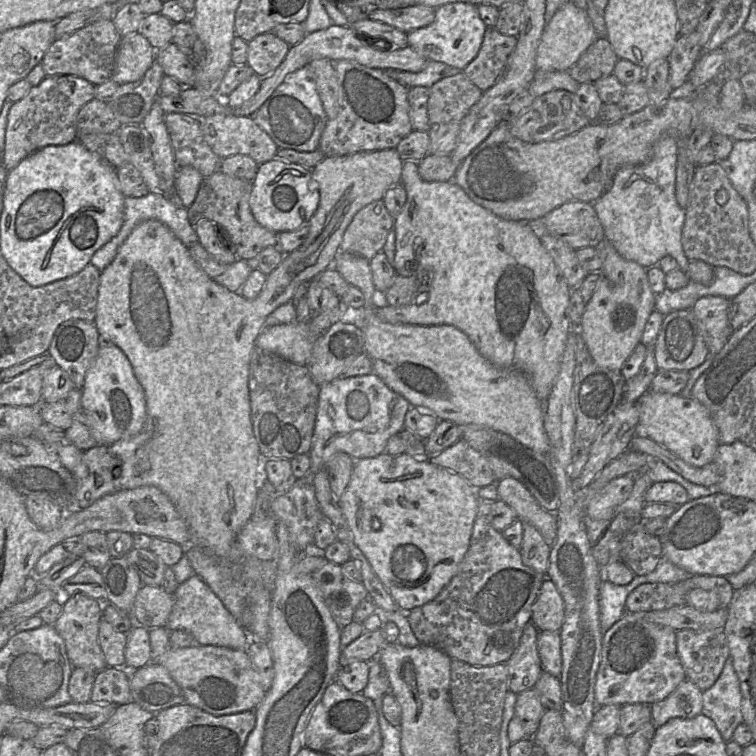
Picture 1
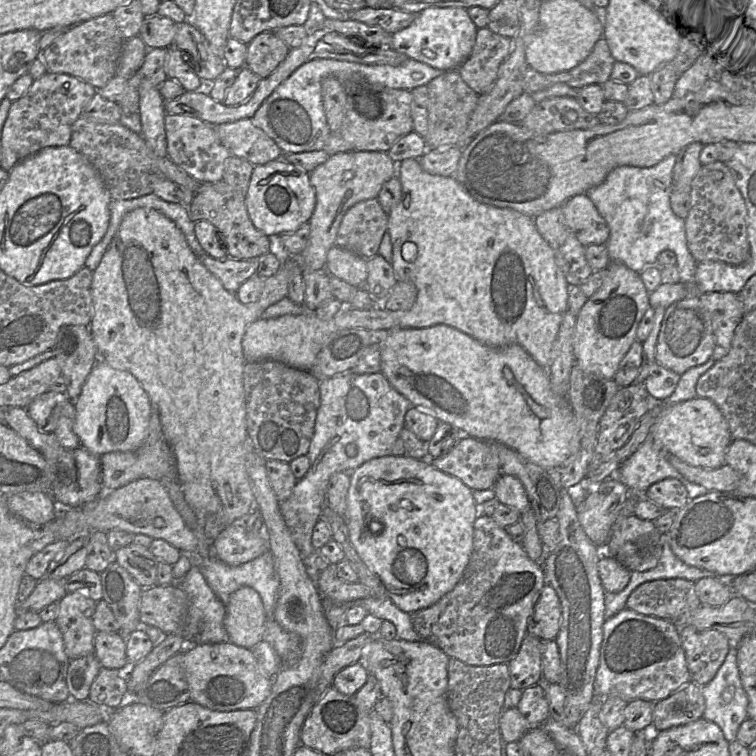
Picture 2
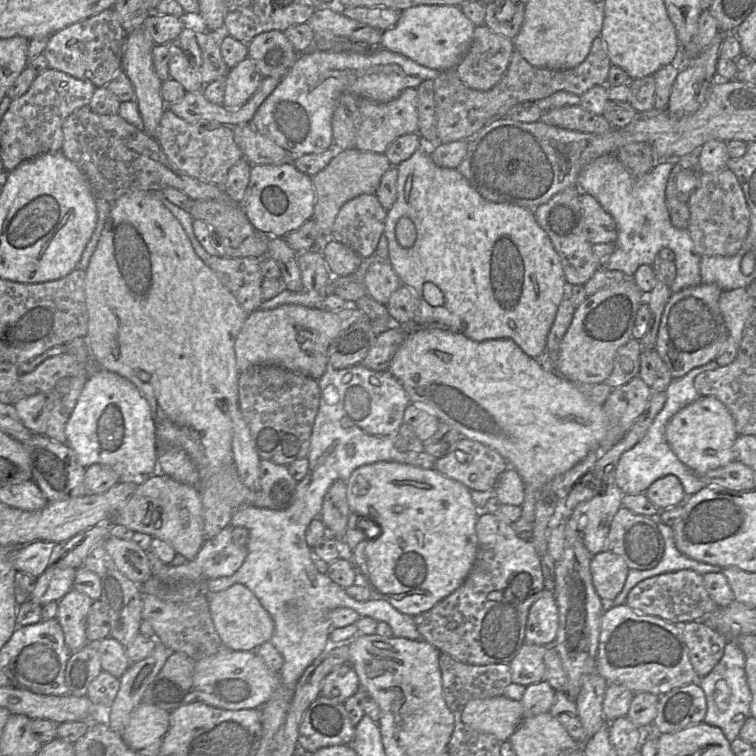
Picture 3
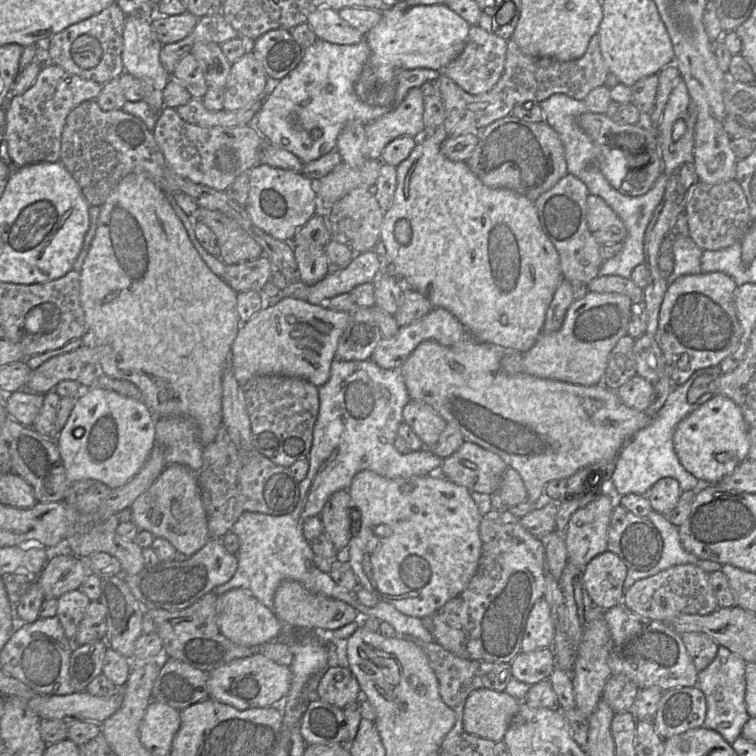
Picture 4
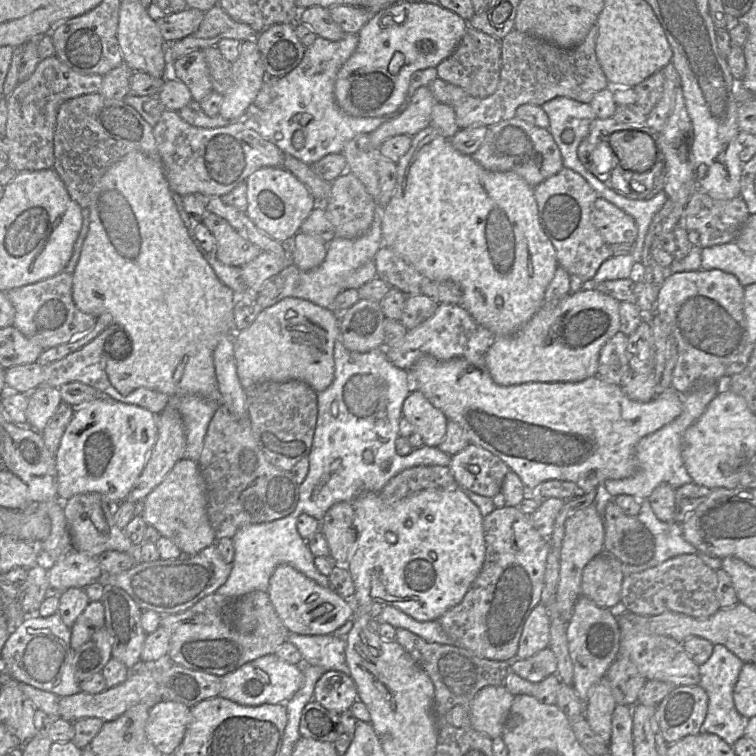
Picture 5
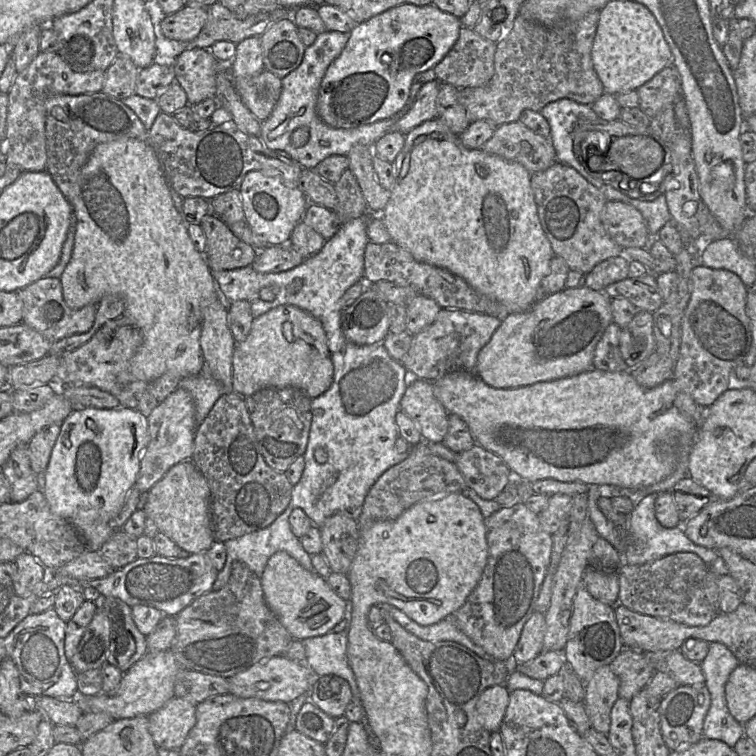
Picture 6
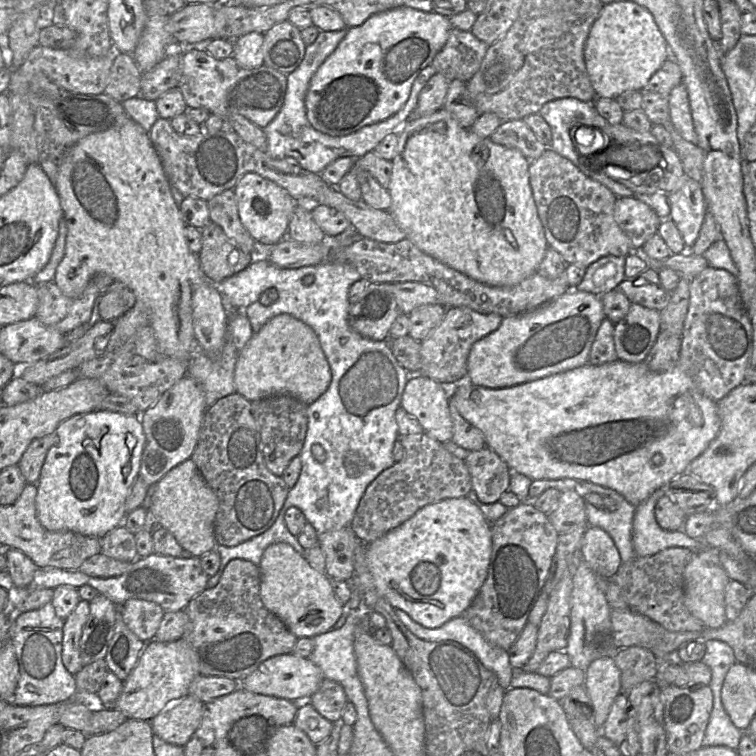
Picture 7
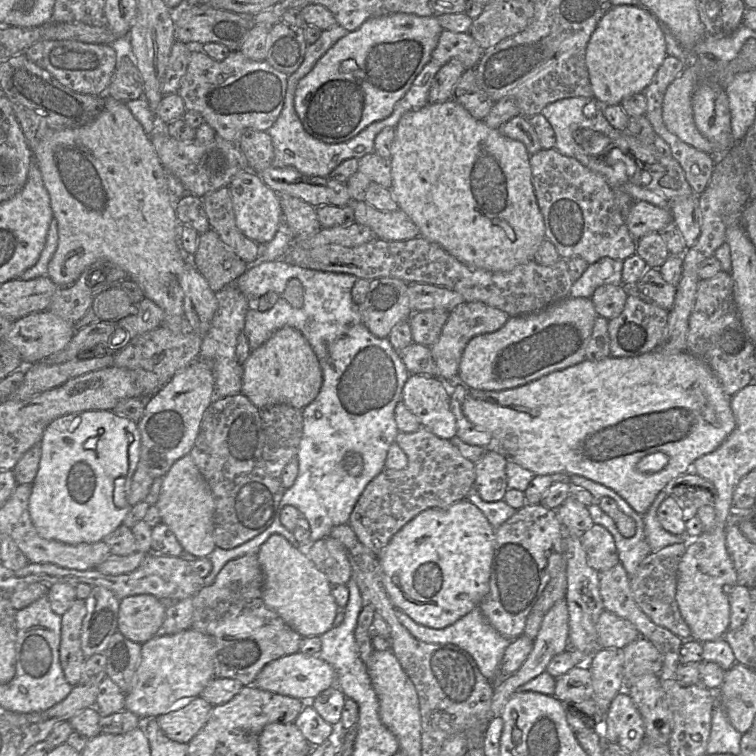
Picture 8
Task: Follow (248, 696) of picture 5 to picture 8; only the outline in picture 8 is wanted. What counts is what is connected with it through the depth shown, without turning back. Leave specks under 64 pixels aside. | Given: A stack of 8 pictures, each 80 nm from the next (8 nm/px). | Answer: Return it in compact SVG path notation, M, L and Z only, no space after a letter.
M298 651L268 663L252 685L264 691L309 703L321 692L336 685L336 673L330 664L318 656L308 656Z

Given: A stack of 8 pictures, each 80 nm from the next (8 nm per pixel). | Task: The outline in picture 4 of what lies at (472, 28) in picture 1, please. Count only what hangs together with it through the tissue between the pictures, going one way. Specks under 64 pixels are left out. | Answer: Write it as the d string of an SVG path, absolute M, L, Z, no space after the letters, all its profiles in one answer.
M397 4L380 11L382 18L366 35L370 57L355 83L358 98L371 106L389 105L395 97L397 75L402 70L441 70L465 47L471 25L445 4Z

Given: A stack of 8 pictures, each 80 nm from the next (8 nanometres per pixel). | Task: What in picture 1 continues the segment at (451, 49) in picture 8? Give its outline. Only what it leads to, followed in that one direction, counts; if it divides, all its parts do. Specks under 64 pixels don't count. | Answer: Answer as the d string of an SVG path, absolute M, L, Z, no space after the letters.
M487 27L477 56L462 70L463 74L482 92L488 90L502 75L516 43L517 37Z

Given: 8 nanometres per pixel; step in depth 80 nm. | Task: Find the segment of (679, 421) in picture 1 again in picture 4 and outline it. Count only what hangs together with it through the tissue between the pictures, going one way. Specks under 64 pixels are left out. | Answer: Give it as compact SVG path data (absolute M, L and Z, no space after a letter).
M715 395L678 423L673 434L674 450L688 472L699 480L717 484L747 459L748 429L740 407L726 396Z

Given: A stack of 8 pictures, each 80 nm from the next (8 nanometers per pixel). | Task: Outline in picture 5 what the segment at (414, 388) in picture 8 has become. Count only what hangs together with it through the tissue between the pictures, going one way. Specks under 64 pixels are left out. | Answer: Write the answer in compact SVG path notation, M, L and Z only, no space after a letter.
M413 389L402 405L402 416L415 426L423 444L437 446L442 442L448 419L419 390Z

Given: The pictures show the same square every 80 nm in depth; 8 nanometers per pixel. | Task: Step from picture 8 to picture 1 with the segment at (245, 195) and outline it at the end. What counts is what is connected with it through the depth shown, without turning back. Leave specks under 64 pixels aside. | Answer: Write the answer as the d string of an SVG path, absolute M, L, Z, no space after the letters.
M274 159L259 165L253 181L252 192L249 199L251 212L256 221L263 227L275 232L296 231L308 225L316 212L320 201L318 184L313 180L310 169L299 164Z

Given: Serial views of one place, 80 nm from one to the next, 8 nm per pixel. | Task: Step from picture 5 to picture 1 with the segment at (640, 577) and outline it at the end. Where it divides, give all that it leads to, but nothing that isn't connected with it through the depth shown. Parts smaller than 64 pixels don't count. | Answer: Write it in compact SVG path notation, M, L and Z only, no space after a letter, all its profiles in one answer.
M645 583L632 590L626 598L627 612L648 612L686 604L686 596L679 595L674 583Z

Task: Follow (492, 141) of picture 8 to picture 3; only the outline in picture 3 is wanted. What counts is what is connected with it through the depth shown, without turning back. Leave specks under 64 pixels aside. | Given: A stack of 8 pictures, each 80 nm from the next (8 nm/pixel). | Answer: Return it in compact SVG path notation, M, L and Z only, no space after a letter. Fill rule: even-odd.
M423 145L409 159L401 162L397 166L397 172L397 199L387 211L383 234L388 240L388 262L400 278L401 283L412 289L418 297L419 304L412 324L415 326L426 326L441 323L446 325L448 329L463 333L475 341L511 339L526 355L544 362L547 336L555 320L558 307L567 296L569 286L566 282L560 257L554 249L550 238L538 224L534 210L510 203L494 203L484 199L457 169L437 166L430 156L430 147L427 145ZM401 217L409 218L416 228L416 240L413 246L409 248L400 246L396 238L395 227Z

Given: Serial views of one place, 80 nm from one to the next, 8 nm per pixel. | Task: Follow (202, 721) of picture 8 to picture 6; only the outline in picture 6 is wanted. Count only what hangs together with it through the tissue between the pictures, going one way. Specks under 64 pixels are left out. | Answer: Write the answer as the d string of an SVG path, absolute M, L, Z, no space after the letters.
M172 698L148 716L149 732L157 747L179 750L196 724L196 705L183 698Z

